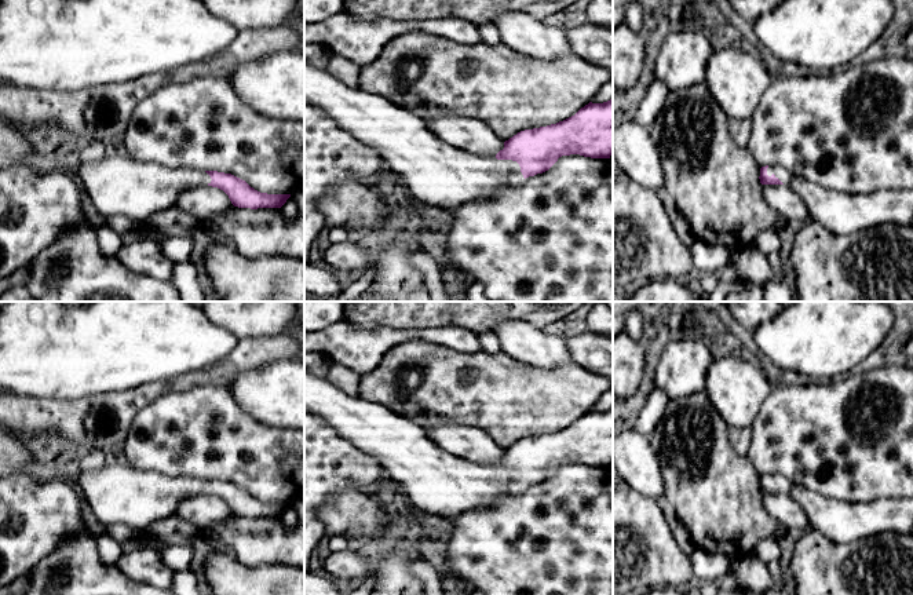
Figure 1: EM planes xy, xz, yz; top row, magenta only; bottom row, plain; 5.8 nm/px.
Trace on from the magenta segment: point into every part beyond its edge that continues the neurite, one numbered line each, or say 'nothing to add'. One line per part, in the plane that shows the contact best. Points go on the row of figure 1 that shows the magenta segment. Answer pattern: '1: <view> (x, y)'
1: xz (433, 172)

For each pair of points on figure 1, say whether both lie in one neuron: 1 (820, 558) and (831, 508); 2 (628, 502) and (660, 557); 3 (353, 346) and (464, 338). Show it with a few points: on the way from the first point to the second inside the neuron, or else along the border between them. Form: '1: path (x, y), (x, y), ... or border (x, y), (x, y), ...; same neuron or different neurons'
1: border (810, 528), (837, 543), (855, 541); different neurons
2: path (628, 515), (628, 522), (646, 543); same neuron
3: path (380, 340), (394, 336), (437, 335); same neuron

